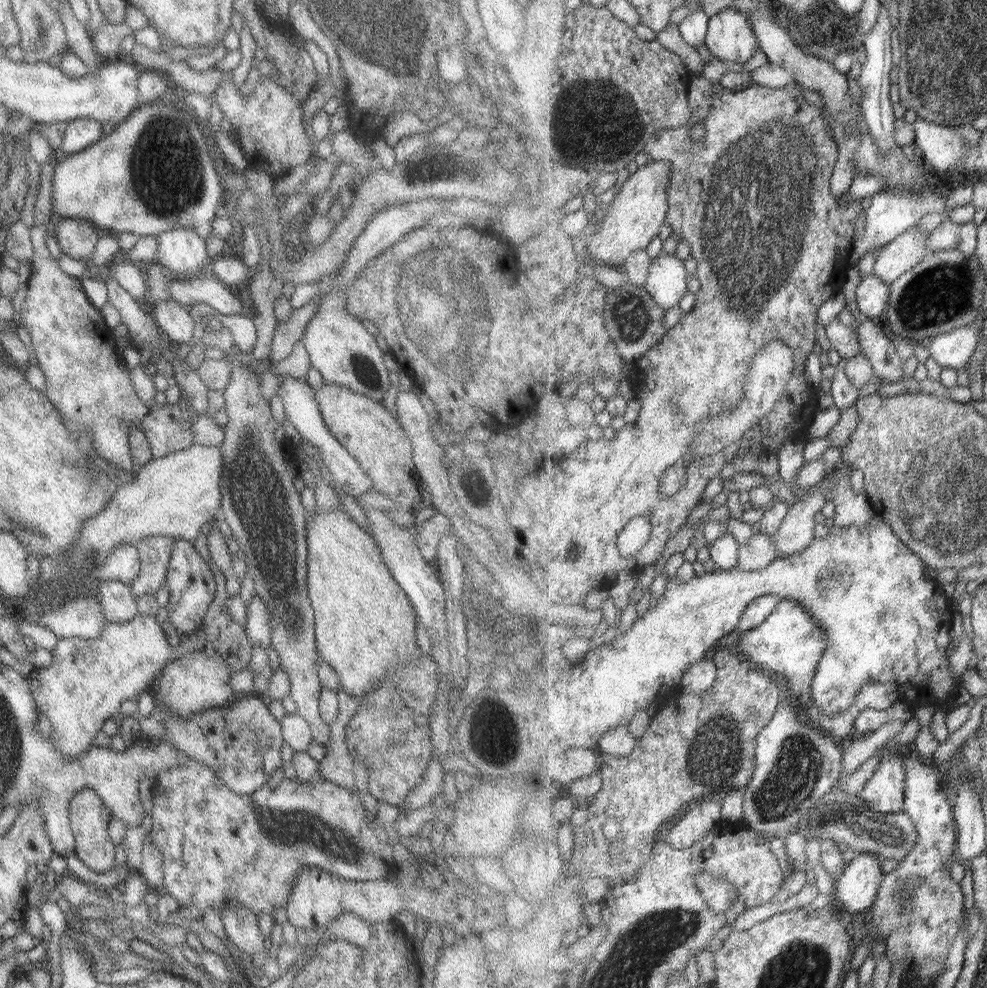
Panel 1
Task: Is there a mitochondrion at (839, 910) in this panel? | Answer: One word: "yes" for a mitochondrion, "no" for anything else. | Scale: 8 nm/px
no

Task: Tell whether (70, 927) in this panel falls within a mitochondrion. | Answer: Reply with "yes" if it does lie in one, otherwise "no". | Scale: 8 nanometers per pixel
no

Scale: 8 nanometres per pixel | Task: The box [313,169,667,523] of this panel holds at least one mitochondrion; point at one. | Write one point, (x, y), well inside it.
(632, 318)

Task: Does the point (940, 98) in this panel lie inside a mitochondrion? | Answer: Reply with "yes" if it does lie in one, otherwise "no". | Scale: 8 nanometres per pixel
yes

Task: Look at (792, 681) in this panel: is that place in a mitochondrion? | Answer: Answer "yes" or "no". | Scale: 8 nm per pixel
no

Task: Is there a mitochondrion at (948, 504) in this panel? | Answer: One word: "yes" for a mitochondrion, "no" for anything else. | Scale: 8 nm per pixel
yes

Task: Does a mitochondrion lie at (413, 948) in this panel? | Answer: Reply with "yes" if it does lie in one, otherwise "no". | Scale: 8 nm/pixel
no

